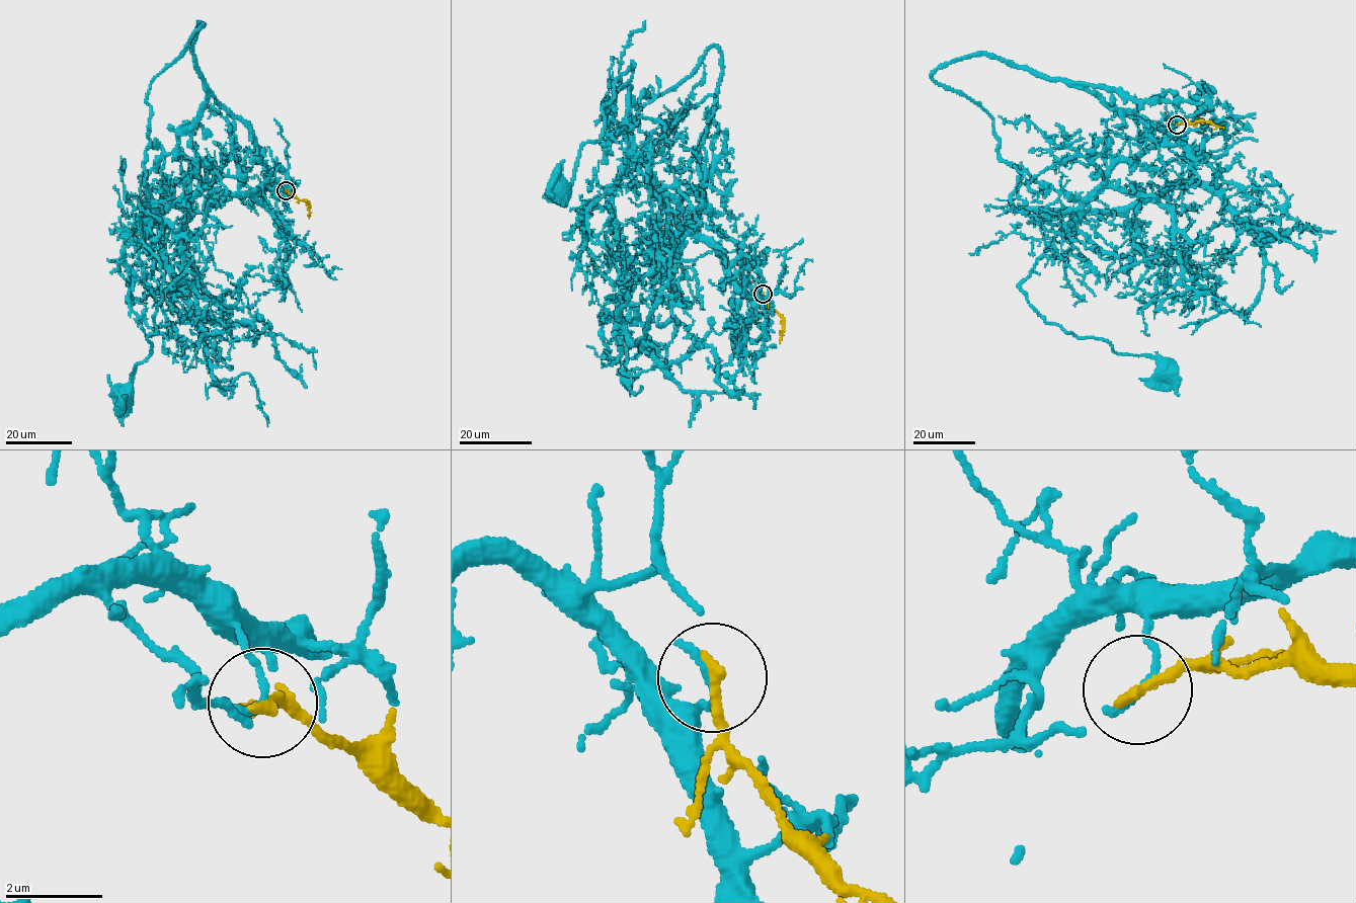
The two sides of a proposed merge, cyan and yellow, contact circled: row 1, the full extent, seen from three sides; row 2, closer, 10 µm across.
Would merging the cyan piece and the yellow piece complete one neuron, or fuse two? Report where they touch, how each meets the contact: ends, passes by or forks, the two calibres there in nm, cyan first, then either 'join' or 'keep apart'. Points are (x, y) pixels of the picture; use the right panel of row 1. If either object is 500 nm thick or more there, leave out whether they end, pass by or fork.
(1177, 125) | cyan passes by | yellow ends | 120/240 nm | keep apart

